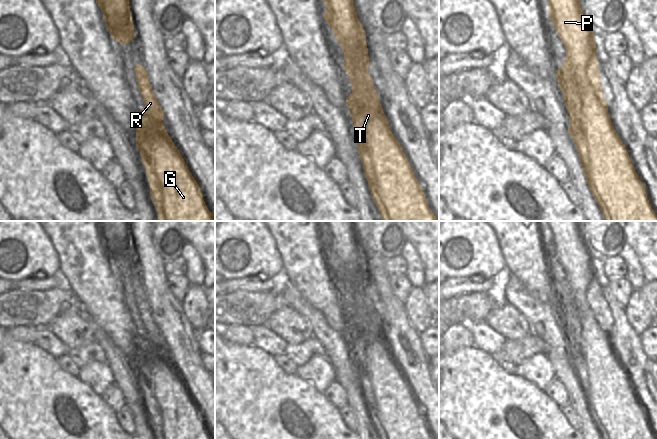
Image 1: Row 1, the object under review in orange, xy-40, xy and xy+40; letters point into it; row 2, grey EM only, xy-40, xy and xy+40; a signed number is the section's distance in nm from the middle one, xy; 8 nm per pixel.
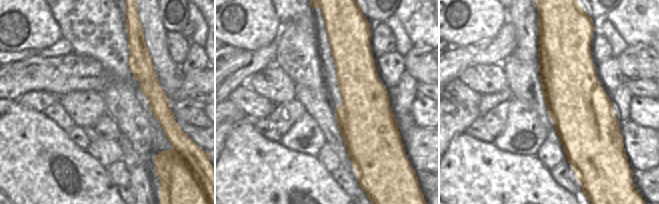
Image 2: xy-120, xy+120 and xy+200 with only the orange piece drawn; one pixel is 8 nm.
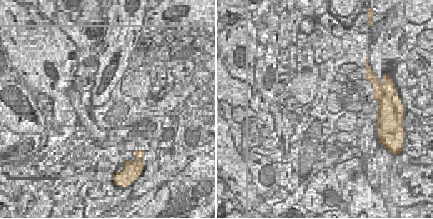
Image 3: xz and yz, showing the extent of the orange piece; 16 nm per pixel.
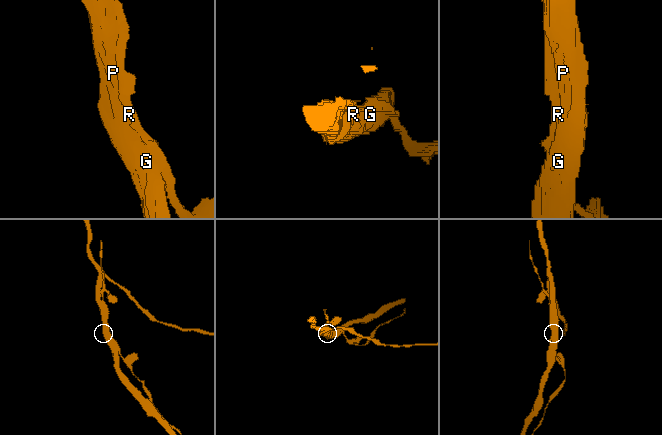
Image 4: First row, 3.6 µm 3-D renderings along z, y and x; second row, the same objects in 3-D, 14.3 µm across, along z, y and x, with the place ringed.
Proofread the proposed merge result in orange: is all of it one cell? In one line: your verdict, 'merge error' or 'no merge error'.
merge error

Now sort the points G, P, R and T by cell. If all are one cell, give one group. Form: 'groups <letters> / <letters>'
groups G P T / R

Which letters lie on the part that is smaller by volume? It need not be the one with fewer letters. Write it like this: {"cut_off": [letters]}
{"cut_off": ["R"]}

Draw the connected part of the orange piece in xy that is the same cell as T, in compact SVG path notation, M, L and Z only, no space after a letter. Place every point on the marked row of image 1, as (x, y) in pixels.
M322 0L325 4L326 11L324 20L330 26L344 53L344 70L350 79L352 93L346 98L346 106L350 109L352 117L352 126L356 135L356 146L358 154L363 165L364 176L368 182L368 188L372 199L380 212L382 221L437 221L436 217L430 210L423 190L416 179L411 166L403 152L402 147L393 136L386 116L380 104L372 79L368 73L369 56L366 44L365 31L357 17L353 0Z

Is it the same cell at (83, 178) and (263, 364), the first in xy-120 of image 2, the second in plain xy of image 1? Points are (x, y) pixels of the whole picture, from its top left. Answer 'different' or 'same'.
same

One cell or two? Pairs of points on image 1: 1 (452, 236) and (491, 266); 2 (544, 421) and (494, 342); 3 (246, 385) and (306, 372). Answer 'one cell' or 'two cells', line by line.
1: one cell
2: two cells
3: two cells

